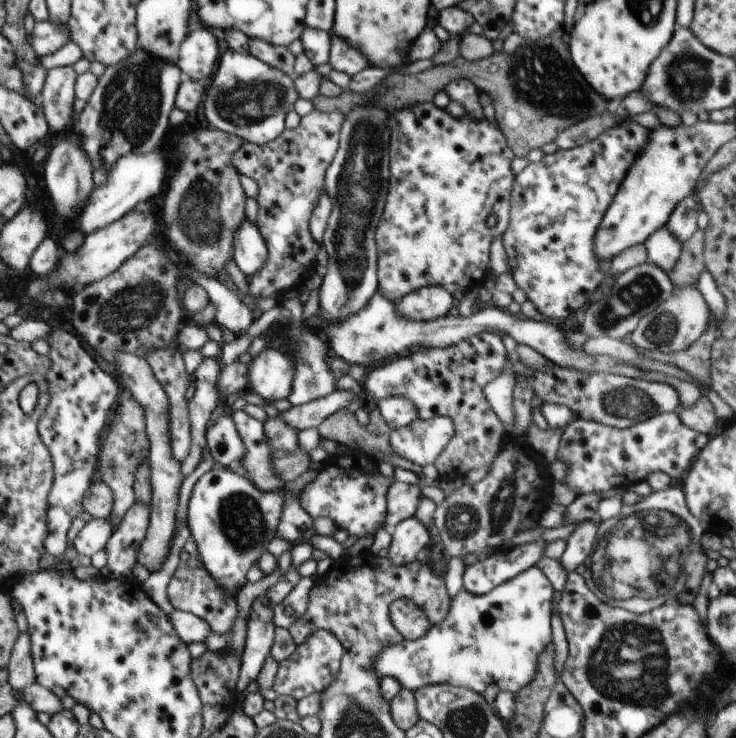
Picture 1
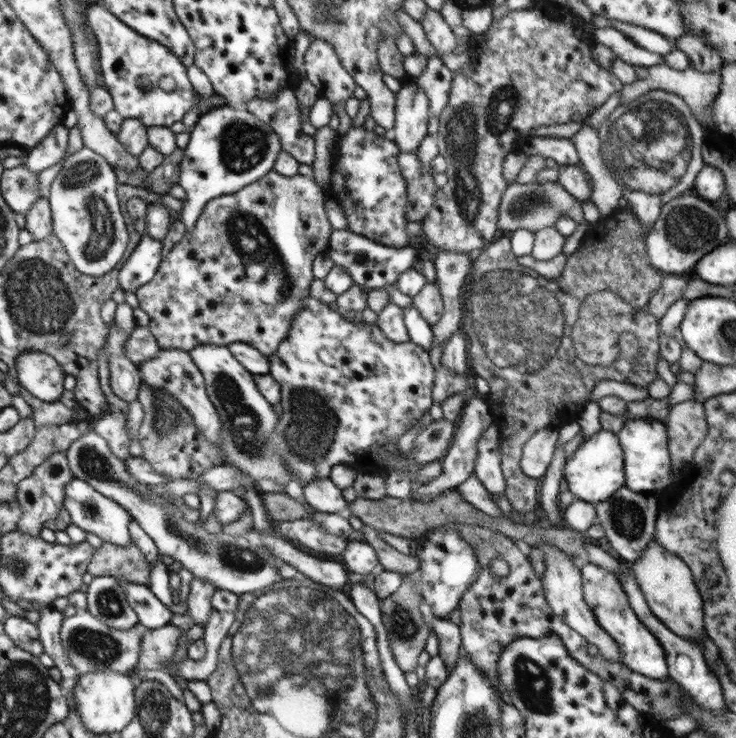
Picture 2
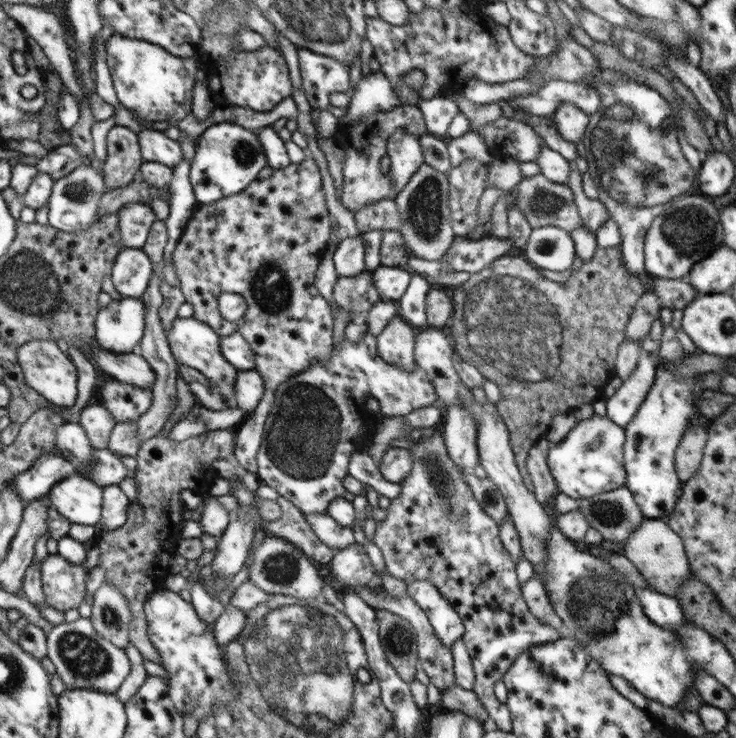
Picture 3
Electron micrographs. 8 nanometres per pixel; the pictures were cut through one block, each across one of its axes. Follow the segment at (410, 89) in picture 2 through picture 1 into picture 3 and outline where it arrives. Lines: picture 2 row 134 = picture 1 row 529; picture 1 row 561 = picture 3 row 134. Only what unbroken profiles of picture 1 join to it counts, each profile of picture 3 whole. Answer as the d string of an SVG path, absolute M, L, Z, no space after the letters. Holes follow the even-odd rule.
M396 129L396 131L388 137L387 156L390 156L391 160L388 176L393 183L392 189L398 194L406 187L408 180L415 174L416 170L425 163L419 137L410 133L408 129Z

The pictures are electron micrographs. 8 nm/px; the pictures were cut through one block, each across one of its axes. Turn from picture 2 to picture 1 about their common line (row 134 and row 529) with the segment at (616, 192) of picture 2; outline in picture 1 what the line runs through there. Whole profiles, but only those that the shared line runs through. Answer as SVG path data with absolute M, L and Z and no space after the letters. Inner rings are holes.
M597 518L581 522L581 525L578 525L567 538L567 547L560 559L567 574L583 569L584 560L594 548L600 522L601 520Z

